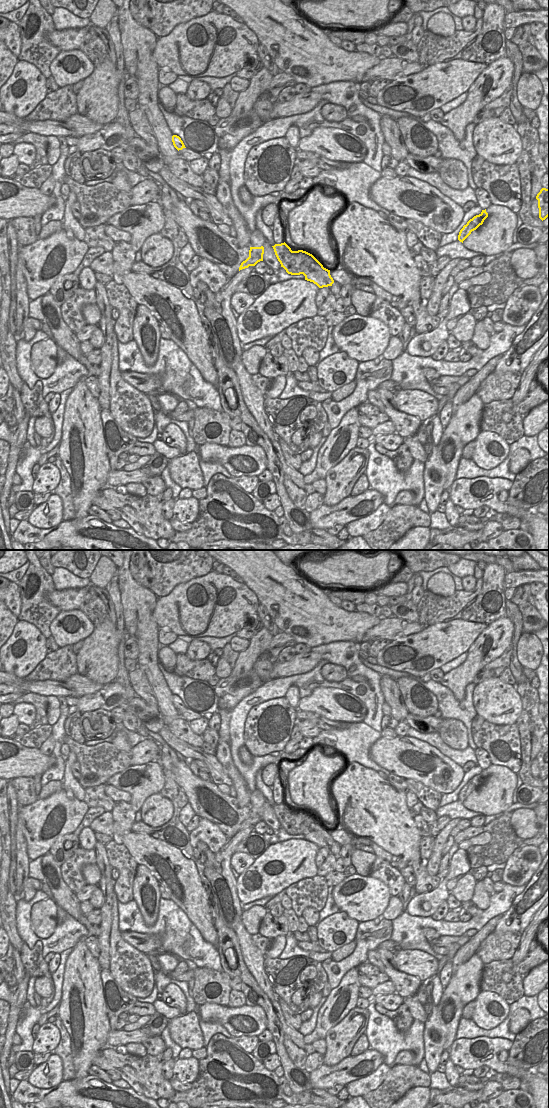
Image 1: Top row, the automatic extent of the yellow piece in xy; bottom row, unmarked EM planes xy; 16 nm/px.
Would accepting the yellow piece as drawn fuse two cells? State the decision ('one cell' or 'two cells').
two cells

